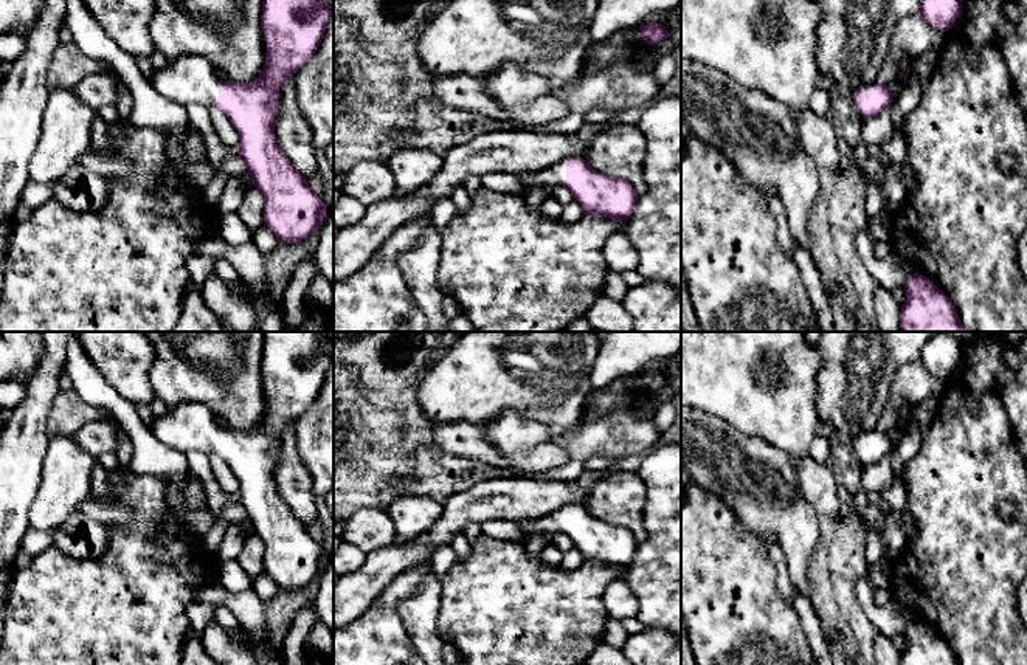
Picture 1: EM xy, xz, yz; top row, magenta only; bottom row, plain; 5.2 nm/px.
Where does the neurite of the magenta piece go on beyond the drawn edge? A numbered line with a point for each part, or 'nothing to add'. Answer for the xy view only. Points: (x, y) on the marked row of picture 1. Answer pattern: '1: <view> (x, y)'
1: xy (190, 79)

